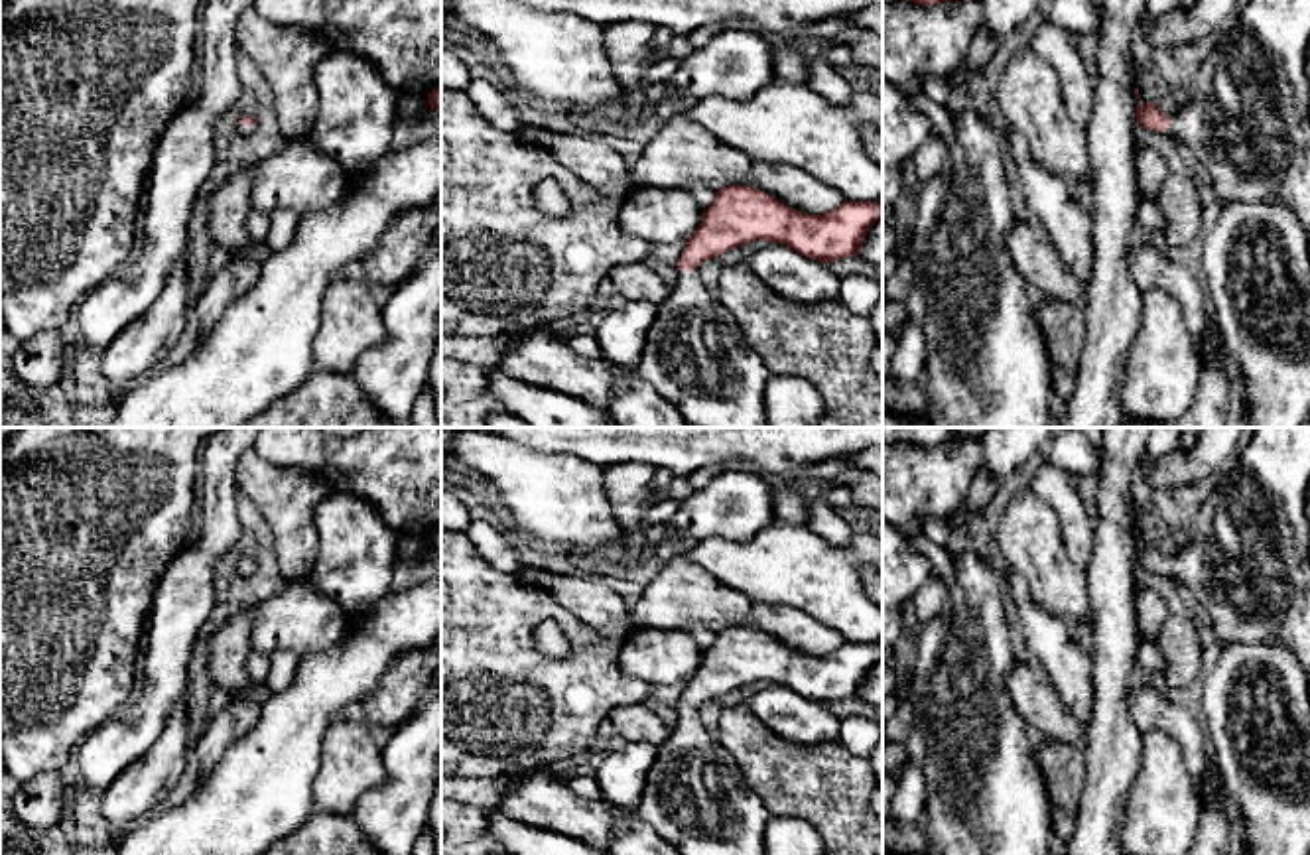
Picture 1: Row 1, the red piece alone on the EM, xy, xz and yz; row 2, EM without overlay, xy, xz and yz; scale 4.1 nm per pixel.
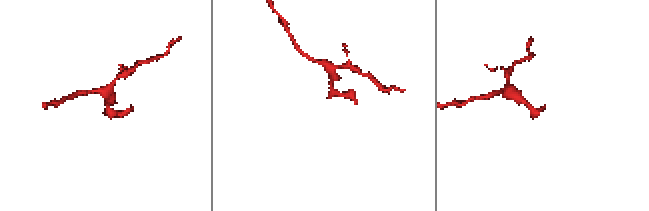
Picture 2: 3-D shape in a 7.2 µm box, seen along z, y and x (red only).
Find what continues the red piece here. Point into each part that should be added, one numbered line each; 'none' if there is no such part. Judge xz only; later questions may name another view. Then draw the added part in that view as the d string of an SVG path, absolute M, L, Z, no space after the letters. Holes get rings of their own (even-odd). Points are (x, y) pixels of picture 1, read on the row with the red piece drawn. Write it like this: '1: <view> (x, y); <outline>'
1: xz (696, 357); M680 272L678 284L656 309L636 366L642 380L691 428L768 428L764 390L770 372L697 272Z

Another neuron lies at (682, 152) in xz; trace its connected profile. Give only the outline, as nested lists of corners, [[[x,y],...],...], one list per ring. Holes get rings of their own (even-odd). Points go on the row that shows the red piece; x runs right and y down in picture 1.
[[[686,112],[664,122],[644,146],[630,175],[634,187],[686,189],[688,185],[703,185],[719,191],[729,185],[747,185],[808,215],[825,215],[845,201],[835,187],[804,169],[758,162],[719,142],[703,126],[689,120]]]

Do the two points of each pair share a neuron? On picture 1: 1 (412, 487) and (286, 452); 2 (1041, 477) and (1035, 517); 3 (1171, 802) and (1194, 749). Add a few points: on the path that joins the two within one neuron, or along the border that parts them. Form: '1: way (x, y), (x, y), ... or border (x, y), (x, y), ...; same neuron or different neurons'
1: way (381, 463), (343, 463), (318, 454); same neuron
2: border (1025, 487), (1056, 513), (1060, 536); different neurons
3: border (1157, 731), (1163, 731), (1178, 745), (1200, 800); different neurons

